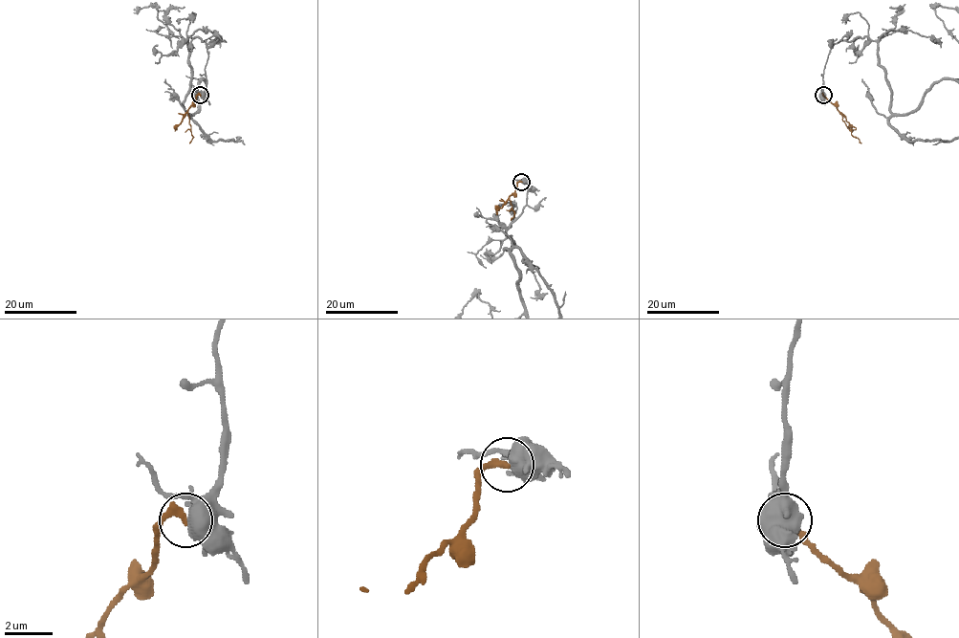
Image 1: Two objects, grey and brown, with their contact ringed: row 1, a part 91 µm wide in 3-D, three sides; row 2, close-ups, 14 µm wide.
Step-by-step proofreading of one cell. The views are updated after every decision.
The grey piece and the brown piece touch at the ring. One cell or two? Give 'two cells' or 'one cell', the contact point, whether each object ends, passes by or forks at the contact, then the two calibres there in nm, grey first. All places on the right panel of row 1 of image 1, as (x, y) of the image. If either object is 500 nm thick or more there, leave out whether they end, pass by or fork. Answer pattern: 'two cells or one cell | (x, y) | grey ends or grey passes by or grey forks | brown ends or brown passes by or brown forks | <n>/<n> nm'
two cells | (823, 95) | 500/320 nm

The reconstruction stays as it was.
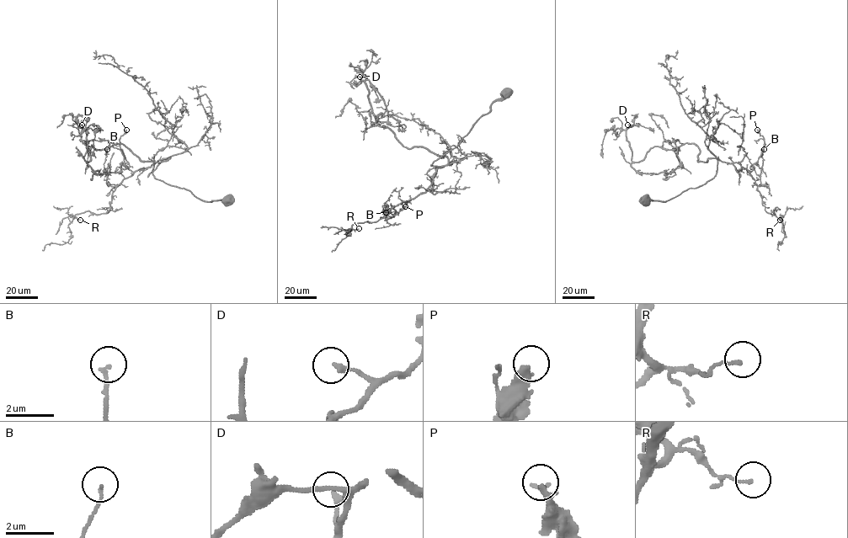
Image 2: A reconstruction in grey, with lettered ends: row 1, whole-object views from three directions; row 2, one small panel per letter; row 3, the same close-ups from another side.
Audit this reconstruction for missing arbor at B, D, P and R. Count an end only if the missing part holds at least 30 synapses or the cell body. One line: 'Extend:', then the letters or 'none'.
Extend: P

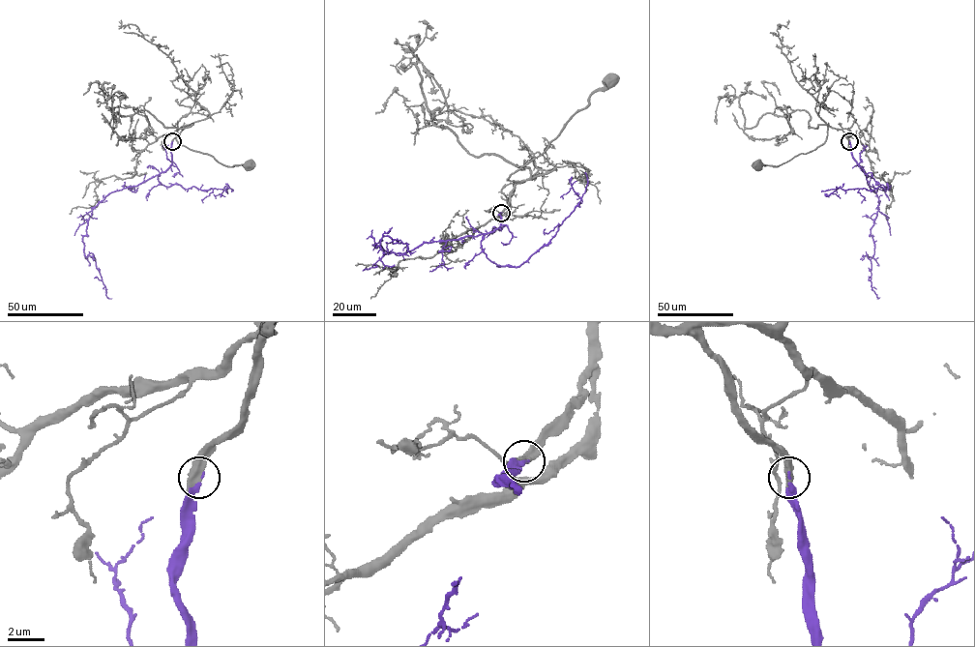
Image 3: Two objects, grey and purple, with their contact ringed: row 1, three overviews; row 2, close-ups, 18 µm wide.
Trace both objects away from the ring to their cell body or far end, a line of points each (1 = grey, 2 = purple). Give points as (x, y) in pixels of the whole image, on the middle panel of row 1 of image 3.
1: (501, 212), (518, 182), (507, 179), (539, 156), (565, 124), (587, 105), (589, 98), (608, 82)
2: (501, 212), (500, 225), (476, 236), (423, 242), (404, 253), (374, 245), (388, 236), (415, 250)

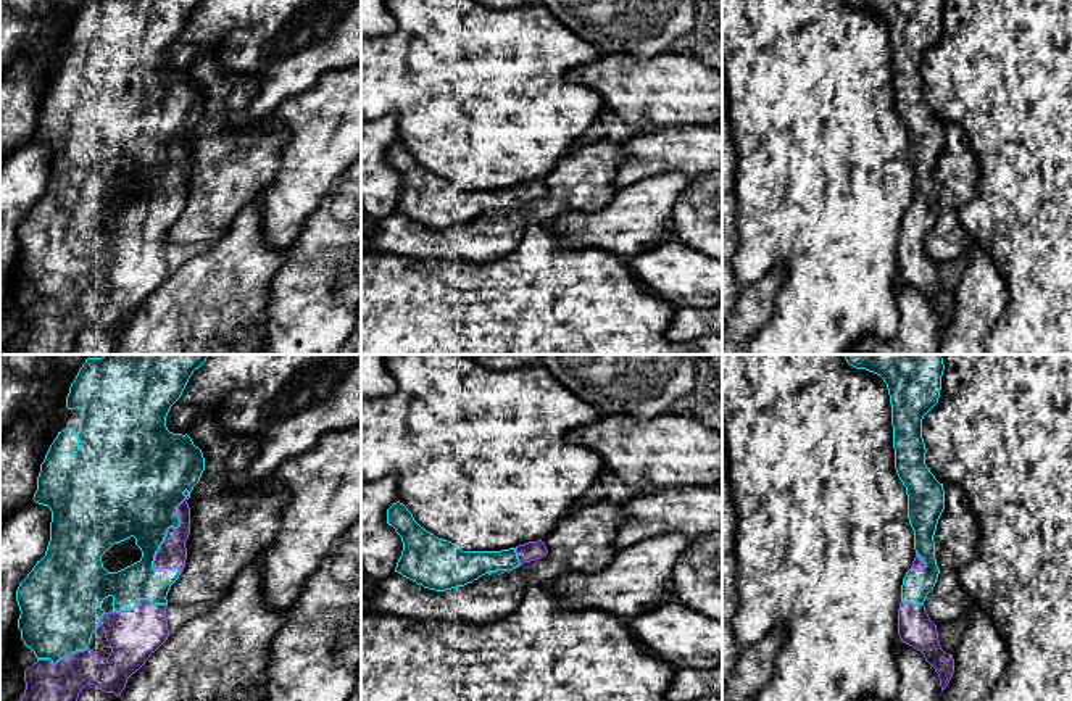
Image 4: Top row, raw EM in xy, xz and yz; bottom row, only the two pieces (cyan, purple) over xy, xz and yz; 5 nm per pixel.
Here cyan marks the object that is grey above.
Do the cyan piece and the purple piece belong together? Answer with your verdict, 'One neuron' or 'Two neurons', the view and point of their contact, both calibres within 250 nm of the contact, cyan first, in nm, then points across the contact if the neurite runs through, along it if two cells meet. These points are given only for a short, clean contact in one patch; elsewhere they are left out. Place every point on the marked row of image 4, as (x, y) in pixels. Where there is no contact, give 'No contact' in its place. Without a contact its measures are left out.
One neuron. Touches cyan at xy (171, 526). Thickness 440 nm (cyan) against 140 nm

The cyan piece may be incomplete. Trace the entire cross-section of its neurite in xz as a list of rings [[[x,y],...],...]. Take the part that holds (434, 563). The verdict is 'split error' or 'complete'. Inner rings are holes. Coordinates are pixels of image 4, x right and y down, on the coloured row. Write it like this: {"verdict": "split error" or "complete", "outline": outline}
{"verdict": "split error", "outline": [[[400,501],[387,509],[387,524],[403,541],[395,572],[435,591],[464,587],[490,572],[509,572],[548,553],[542,540],[501,551],[463,551],[422,529]]]}

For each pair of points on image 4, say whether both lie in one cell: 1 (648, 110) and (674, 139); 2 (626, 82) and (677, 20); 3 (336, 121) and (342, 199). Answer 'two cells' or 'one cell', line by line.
1: two cells
2: two cells
3: two cells

